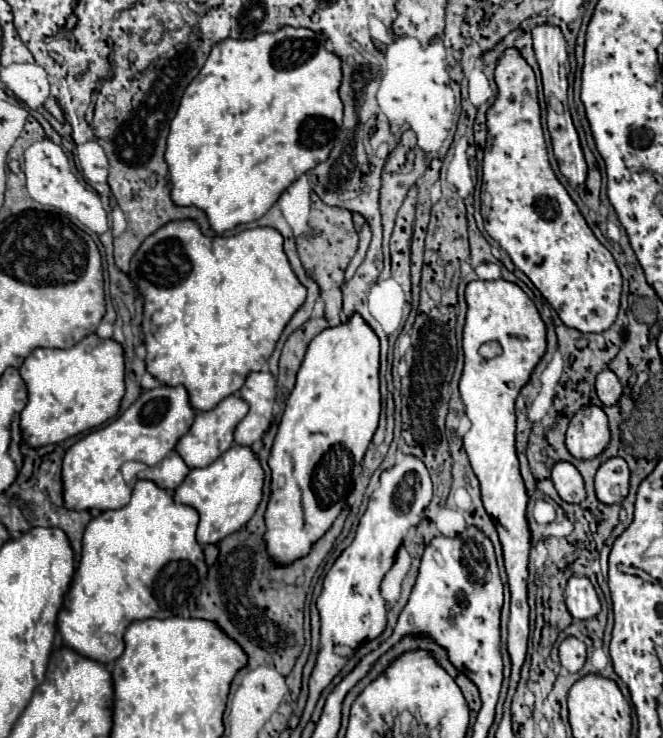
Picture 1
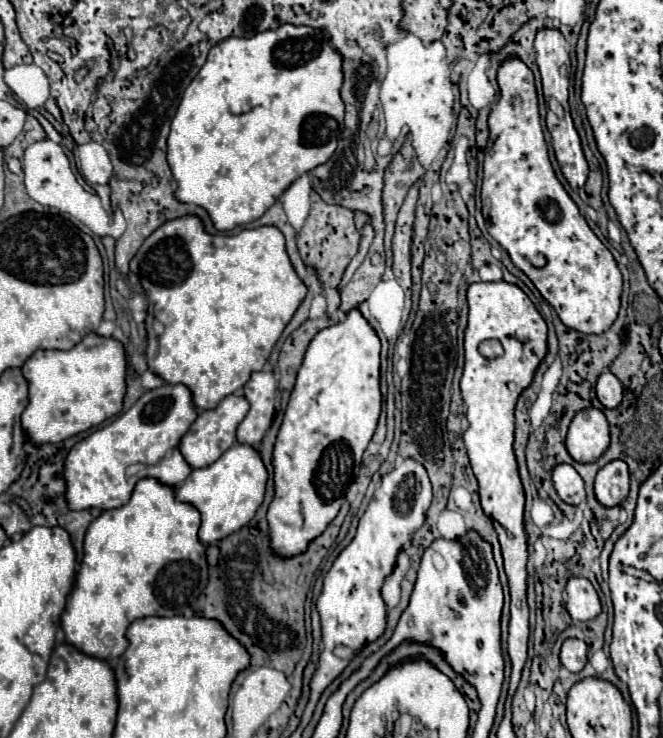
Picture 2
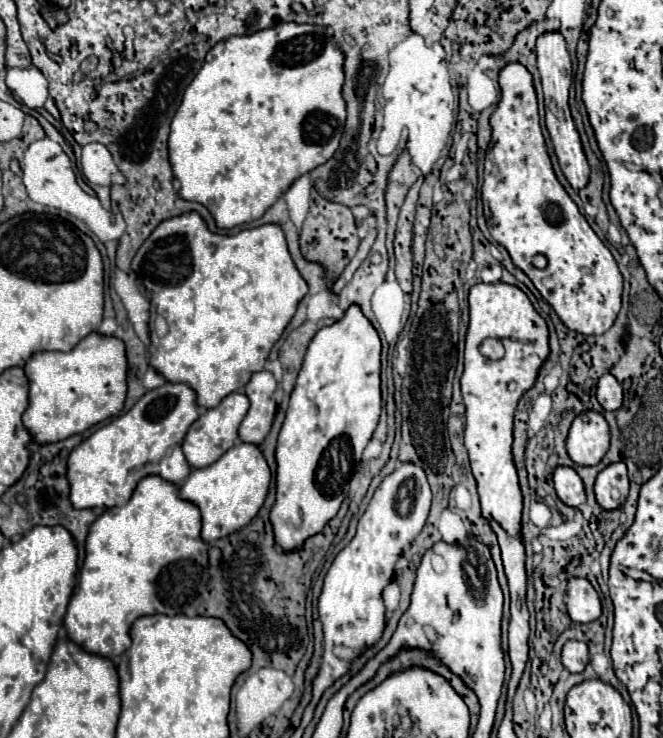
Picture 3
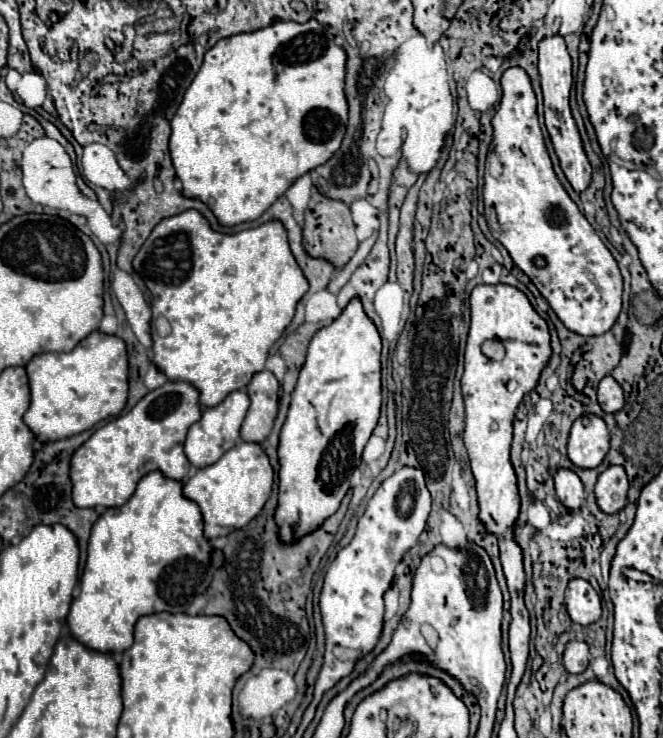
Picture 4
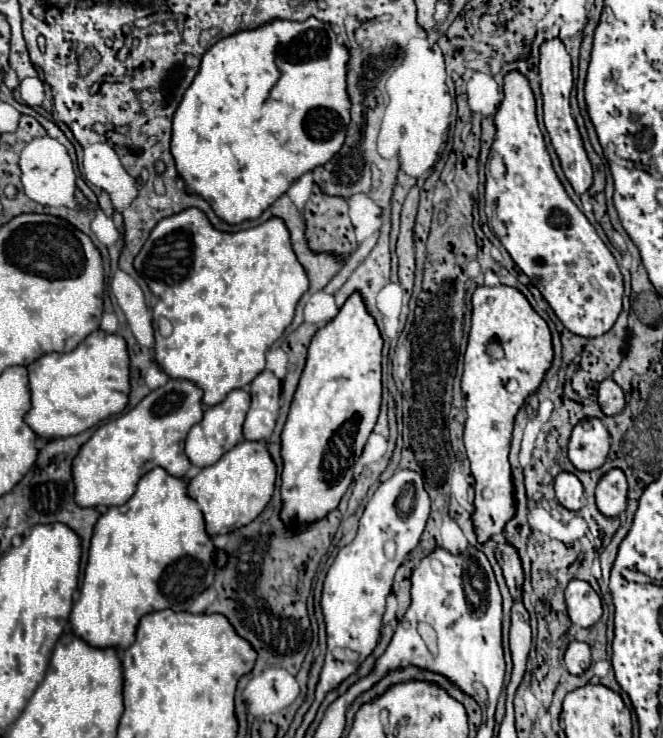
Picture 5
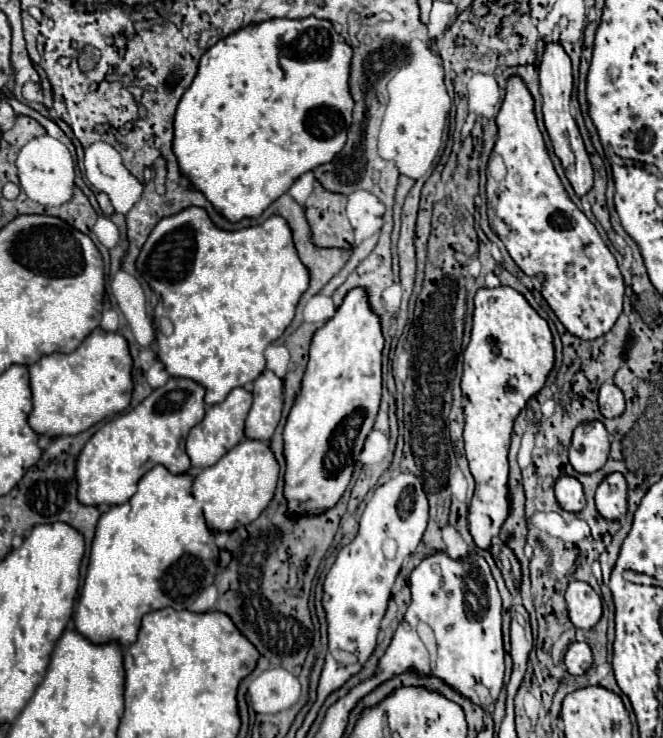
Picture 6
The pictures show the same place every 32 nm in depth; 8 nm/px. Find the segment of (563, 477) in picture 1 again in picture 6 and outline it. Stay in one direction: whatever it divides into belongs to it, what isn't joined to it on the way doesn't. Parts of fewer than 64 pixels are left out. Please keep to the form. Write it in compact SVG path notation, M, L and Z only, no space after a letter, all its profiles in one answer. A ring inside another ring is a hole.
M572 476L558 478L554 490L556 490L556 500L562 510L578 514L586 506L582 484L576 478L572 478Z

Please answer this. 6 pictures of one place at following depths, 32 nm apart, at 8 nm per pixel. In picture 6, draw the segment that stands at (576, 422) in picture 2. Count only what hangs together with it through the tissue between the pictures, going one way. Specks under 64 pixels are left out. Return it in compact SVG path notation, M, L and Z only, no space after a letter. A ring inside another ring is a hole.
M602 422L580 424L574 430L574 438L570 444L570 464L580 474L598 472L610 452L610 436Z

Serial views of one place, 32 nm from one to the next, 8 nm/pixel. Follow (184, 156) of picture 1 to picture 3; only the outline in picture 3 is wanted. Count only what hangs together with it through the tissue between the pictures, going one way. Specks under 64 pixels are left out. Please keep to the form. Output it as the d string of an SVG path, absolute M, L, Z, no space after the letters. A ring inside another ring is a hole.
M280 22L272 28L254 32L250 36L230 36L226 40L220 40L206 54L206 60L204 60L200 72L194 76L192 84L186 88L182 104L172 118L168 150L170 150L170 164L174 170L174 176L182 184L178 194L184 200L194 200L194 202L206 204L206 208L210 208L210 212L216 218L216 224L220 228L234 228L238 224L258 220L258 216L262 216L262 212L266 212L266 208L270 208L274 204L274 200L278 200L298 176L324 164L338 150L340 138L344 134L344 124L346 124L346 102L342 96L342 84L344 84L344 52L334 44L332 36L326 34L326 30L322 26Z

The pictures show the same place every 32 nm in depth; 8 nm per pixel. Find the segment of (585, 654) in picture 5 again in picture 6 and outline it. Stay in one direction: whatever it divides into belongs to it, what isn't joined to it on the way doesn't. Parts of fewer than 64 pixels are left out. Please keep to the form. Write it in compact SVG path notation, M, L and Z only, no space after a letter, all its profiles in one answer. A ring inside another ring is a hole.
M572 642L568 652L566 652L566 658L564 658L564 664L568 668L568 672L572 676L580 676L584 674L590 666L592 666L592 650L586 642Z

